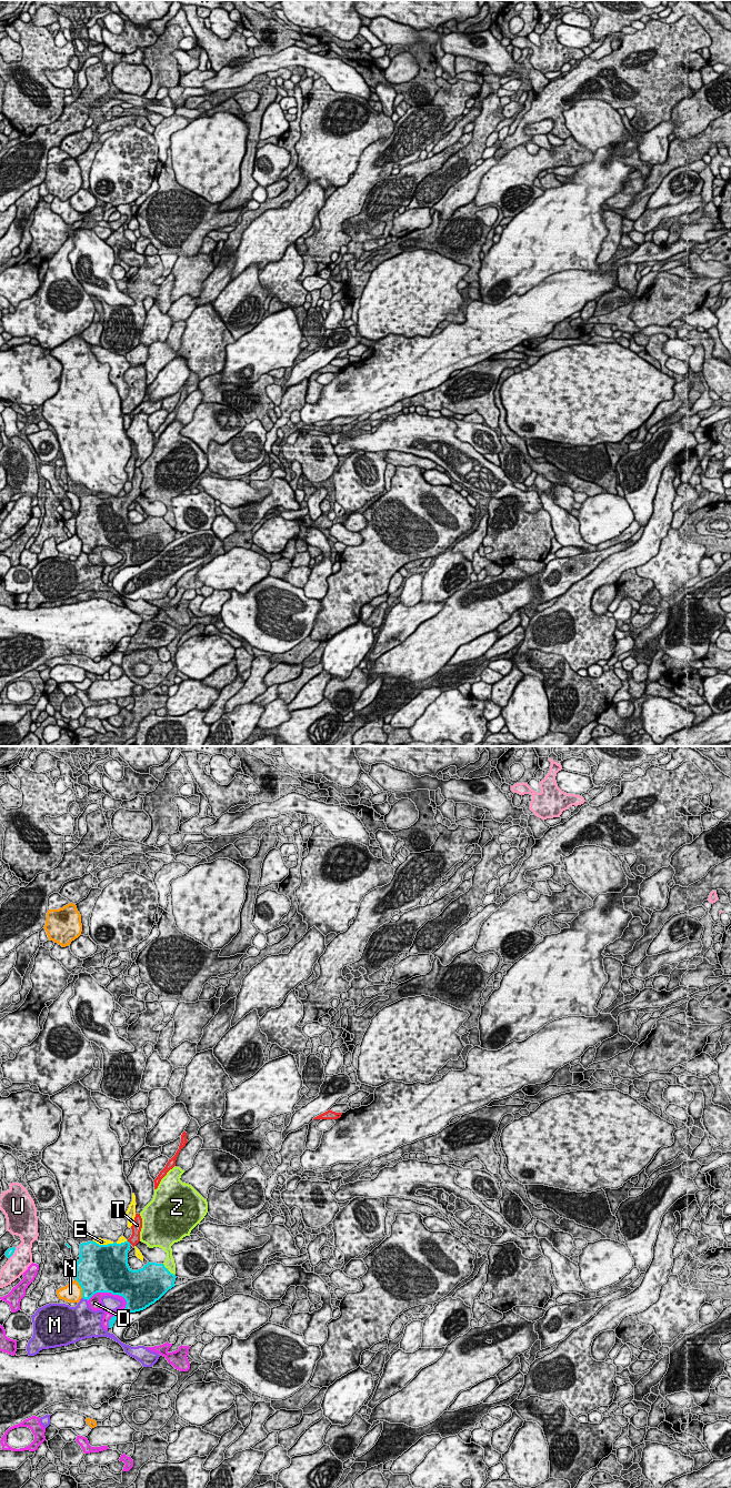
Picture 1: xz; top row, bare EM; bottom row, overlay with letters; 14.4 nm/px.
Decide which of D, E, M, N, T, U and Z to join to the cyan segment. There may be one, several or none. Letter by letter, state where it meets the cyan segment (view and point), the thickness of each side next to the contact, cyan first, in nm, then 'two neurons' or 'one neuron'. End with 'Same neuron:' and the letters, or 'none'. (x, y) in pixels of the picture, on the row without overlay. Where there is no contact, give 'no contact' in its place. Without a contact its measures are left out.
D: meets cyan in xz at (109, 545); 500 nm thick on the cyan side, 160 nm on the other; two neurons
E: meets cyan in xz at (103, 499); 500 nm thick on the cyan side, 100 nm on the other; two neurons
M: meets cyan in xz at (84, 552); 320 nm thick on the cyan side, 320 nm on the other; two neurons
N: meets cyan in xz at (81, 541); 500 nm thick on the cyan side, 280 nm on the other; two neurons
T: meets cyan in xz at (128, 495); 320 nm thick on the cyan side, 140 nm on the other; one neuron
U: meets cyan in xz at (13, 505); 120 nm thick on the cyan side, 300 nm on the other; two neurons
Z: meets cyan in xz at (167, 523); 500 nm thick on the cyan side, 160 nm on the other; two neurons
Same neuron: T

